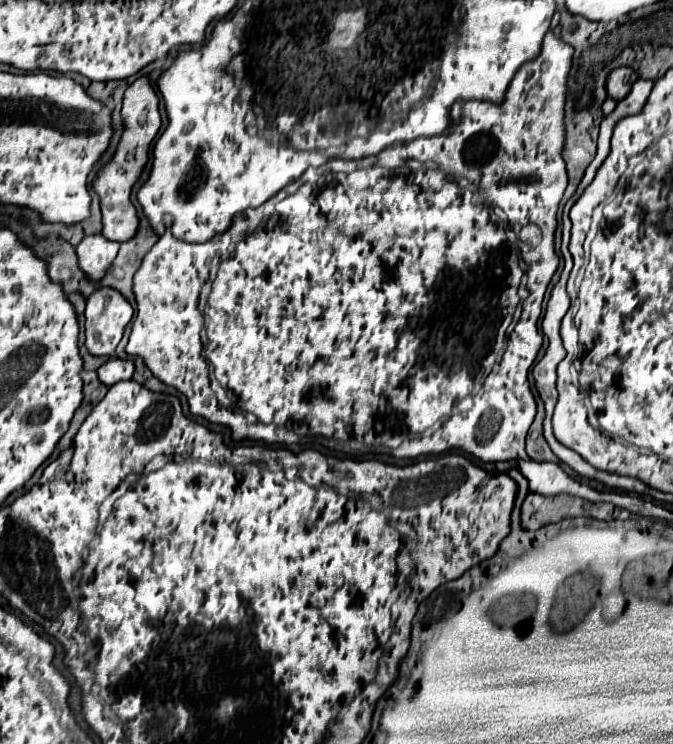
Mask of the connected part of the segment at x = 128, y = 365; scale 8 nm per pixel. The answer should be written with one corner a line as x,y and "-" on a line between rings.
108,360
104,366
98,368
98,378
104,386
114,386
120,380
130,380
134,372
134,362
132,360

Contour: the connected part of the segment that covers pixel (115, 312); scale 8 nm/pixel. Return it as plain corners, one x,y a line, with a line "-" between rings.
98,288
86,300
86,348
92,356
108,356
118,346
124,326
134,310
124,296
110,288

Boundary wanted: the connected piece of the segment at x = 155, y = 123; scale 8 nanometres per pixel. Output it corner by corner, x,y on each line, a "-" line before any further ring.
140,76
136,82
132,82
128,86
128,90
124,94
122,116
126,122
126,130
118,144
118,150
116,150
114,158
106,166
102,166
102,170
98,172
98,176
94,180
94,190
98,192
100,202
102,202
102,222
104,222
102,236
108,240
120,242
120,244
128,242
128,238
136,236
140,220
136,216
136,208
130,202
130,192
148,162
150,144
162,126
162,118
158,112
158,96
152,88
148,76

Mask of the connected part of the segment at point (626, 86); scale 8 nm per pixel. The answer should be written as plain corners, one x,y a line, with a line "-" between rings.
616,68
612,70
612,74
608,76
606,82
606,90
608,96
614,100
622,100
628,96
628,90
632,88
632,84
638,80
638,74
632,68

